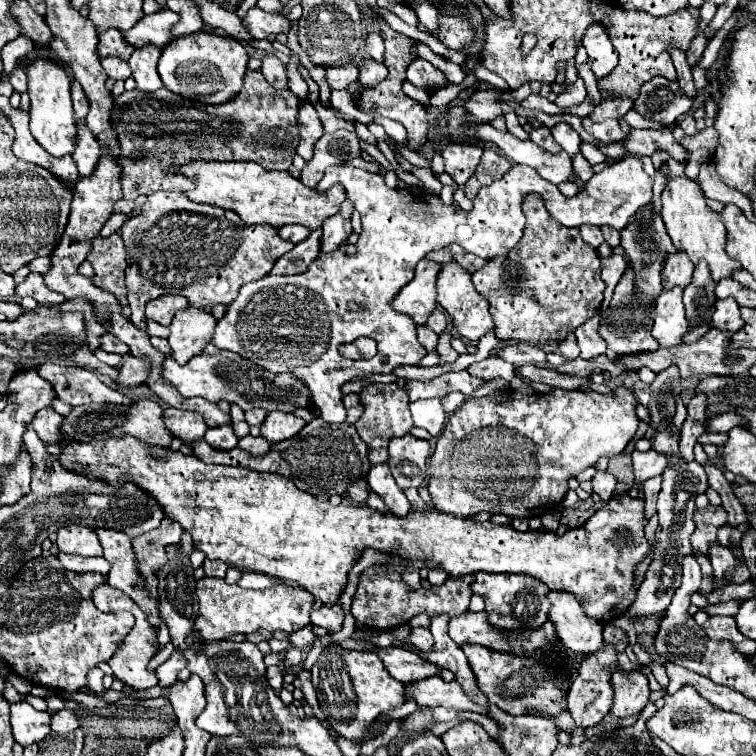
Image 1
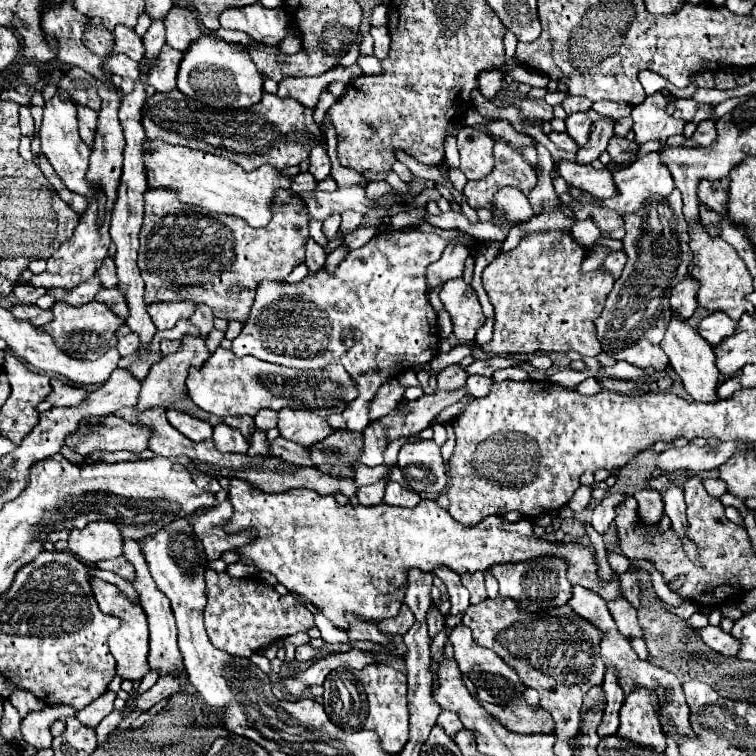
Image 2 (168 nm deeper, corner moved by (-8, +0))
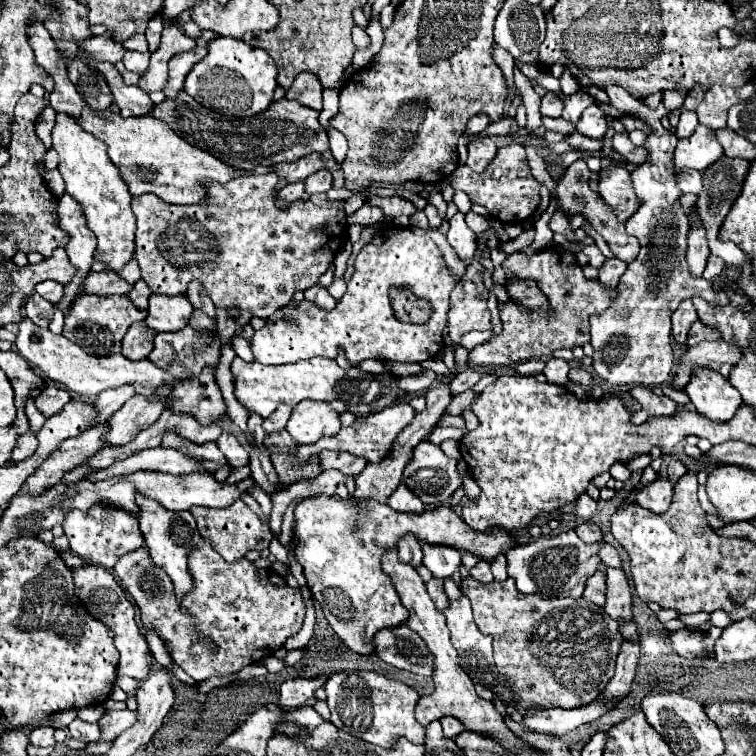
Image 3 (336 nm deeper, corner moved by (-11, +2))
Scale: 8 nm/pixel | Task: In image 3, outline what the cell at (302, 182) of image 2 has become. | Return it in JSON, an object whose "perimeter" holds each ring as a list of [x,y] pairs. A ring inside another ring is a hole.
{"perimeter":[[[295,182],[295,184],[287,184],[285,188],[281,188],[275,202],[279,202],[279,206],[287,208],[291,202],[301,200],[301,198],[305,198],[305,184],[303,182]]]}

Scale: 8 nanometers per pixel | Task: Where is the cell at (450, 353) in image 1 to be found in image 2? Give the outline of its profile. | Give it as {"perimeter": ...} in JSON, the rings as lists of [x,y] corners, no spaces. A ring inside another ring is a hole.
{"perimeter":[[[450,364],[436,376],[436,380],[438,380],[438,390],[456,390],[466,384],[468,374],[460,364]]]}

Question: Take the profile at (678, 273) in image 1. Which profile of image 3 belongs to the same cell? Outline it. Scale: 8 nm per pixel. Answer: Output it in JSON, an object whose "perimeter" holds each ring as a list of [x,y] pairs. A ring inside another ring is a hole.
{"perimeter":[[[683,300],[681,306],[679,306],[679,310],[673,314],[673,330],[671,330],[673,340],[679,346],[683,346],[687,342],[687,332],[689,332],[691,324],[695,320],[697,320],[697,310],[695,310],[693,302],[691,300]]]}

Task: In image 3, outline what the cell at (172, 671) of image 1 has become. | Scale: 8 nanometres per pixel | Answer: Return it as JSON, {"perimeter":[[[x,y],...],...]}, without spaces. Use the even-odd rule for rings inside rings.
{"perimeter":[[[109,710],[99,720],[99,728],[101,728],[99,742],[113,742],[123,730],[135,724],[135,718],[137,718],[137,712],[131,712],[131,710]]]}

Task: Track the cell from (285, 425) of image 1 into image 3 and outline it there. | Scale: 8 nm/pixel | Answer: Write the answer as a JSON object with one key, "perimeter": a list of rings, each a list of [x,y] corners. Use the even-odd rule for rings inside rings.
{"perimeter":[[[313,400],[299,402],[287,424],[287,432],[297,444],[315,444],[323,436],[333,436],[339,428],[339,414],[329,404]]]}

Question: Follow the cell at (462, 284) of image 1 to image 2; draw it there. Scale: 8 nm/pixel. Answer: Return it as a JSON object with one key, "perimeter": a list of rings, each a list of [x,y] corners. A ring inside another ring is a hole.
{"perimeter":[[[462,278],[444,282],[440,300],[450,312],[454,334],[460,338],[460,342],[474,342],[474,334],[486,322],[486,318],[482,314],[478,294],[470,288],[470,284],[466,284]]]}

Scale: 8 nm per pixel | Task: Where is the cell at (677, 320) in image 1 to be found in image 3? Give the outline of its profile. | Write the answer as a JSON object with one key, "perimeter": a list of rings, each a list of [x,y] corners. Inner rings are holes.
{"perimeter":[[[695,370],[685,392],[697,412],[713,422],[729,422],[739,410],[739,404],[743,404],[739,390],[713,370]]]}

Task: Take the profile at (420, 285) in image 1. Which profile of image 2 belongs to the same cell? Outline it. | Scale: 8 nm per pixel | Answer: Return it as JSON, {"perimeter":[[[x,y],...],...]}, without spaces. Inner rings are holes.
{"perimeter":[[[448,244],[442,258],[436,260],[426,268],[426,280],[428,280],[428,294],[434,292],[442,284],[442,280],[460,278],[464,272],[464,260],[470,256],[470,248],[462,244]]]}

